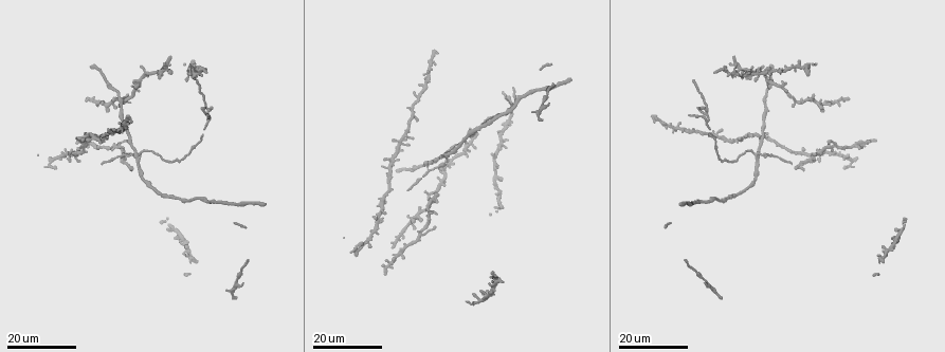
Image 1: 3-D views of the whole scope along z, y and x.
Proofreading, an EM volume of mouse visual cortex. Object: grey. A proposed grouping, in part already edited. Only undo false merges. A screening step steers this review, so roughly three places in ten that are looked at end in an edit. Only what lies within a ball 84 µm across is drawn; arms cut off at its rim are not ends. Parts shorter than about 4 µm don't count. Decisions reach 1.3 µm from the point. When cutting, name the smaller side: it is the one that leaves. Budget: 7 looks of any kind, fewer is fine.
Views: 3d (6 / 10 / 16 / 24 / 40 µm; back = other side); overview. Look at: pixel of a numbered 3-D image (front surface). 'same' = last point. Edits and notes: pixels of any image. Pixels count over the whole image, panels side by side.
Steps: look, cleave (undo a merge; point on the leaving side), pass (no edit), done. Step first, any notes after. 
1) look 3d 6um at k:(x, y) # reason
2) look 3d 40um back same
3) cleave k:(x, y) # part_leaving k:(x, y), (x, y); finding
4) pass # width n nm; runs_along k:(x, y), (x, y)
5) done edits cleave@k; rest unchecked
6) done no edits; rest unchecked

look 3d 16um at 1:(756, 153) # thin arm on a thick one

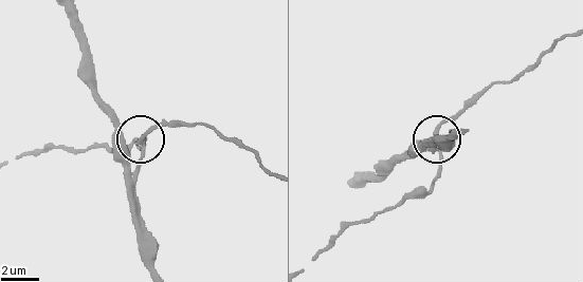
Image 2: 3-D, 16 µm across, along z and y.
look 3d 6um at 2:(141, 146) # closer look

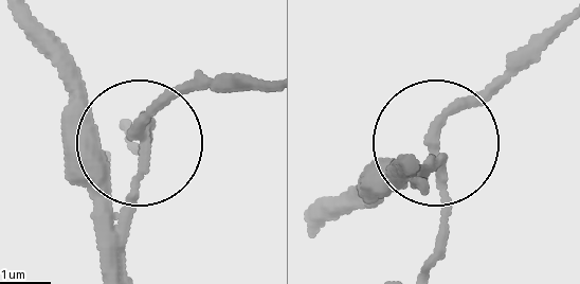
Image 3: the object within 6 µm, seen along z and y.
look 3d 6um back at 3:(142, 144)

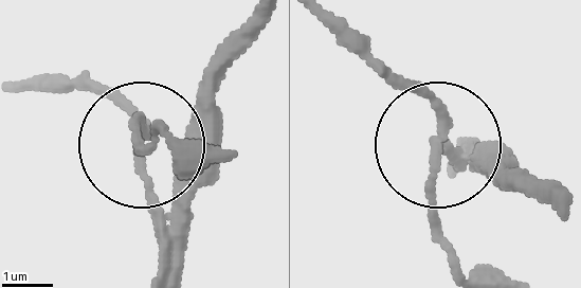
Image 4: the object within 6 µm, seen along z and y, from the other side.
cleave 4:(180, 191) # arms 3; two neurons meet here

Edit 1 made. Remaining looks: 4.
look overview

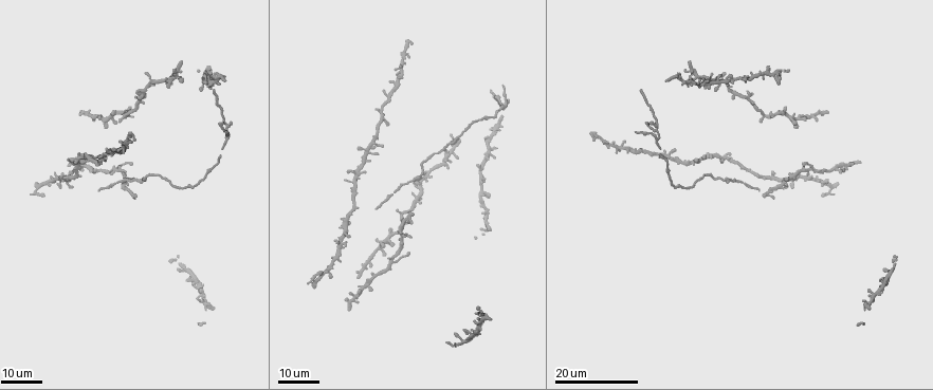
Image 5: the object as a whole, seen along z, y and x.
look 3d 16um at 5:(407, 215) # sudden change in width

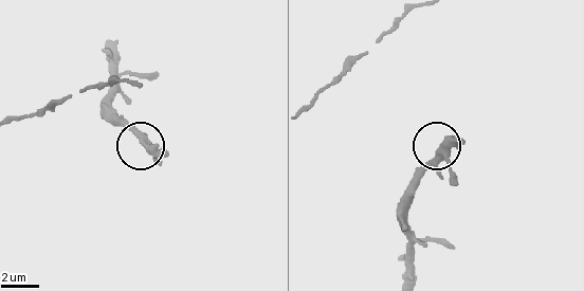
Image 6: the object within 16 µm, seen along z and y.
look 3d 6um at 6:(446, 155) # zoom in

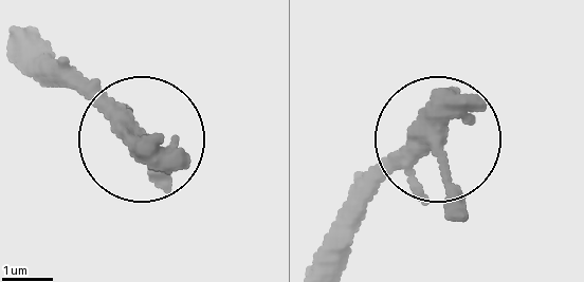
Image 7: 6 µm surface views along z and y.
pass # arms 4; all the same neuron

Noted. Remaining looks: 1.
done edits cleave@4; rest unchecked

